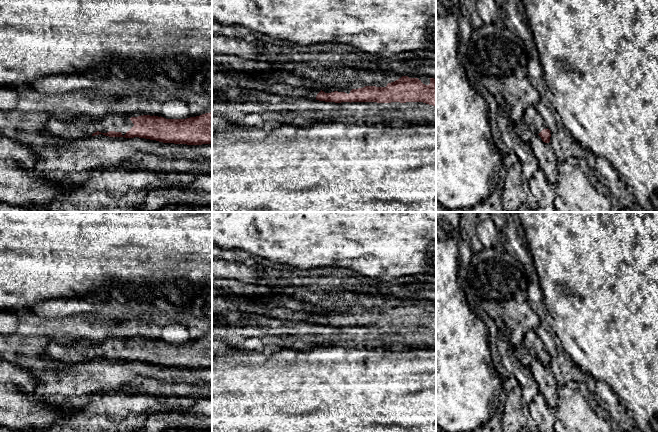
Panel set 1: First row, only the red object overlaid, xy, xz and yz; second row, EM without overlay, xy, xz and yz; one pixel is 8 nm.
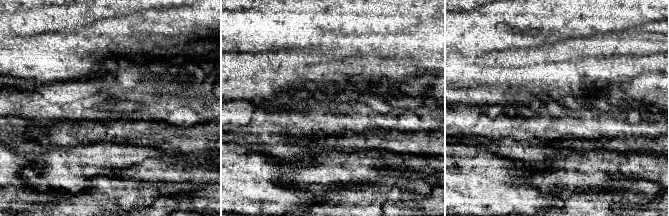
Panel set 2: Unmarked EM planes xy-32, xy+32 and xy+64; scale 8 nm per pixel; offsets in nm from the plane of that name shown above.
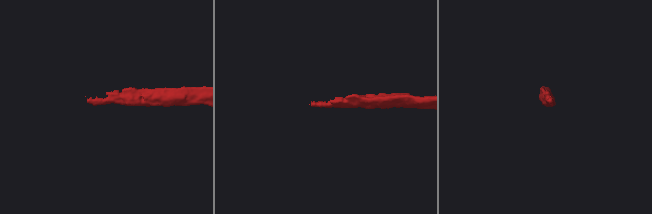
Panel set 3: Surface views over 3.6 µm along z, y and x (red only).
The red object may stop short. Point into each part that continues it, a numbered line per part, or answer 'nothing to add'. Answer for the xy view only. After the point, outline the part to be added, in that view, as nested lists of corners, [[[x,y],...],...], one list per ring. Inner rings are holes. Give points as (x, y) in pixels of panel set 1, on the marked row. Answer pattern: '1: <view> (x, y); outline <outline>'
1: xy (79, 126); outline [[[109,114],[102,119],[80,115],[69,119],[51,117],[44,122],[43,133],[62,139],[90,137],[97,131],[101,133],[107,133],[109,131],[121,132],[124,136],[134,126],[130,118],[141,115],[143,116],[144,114],[133,114],[129,116]]]

